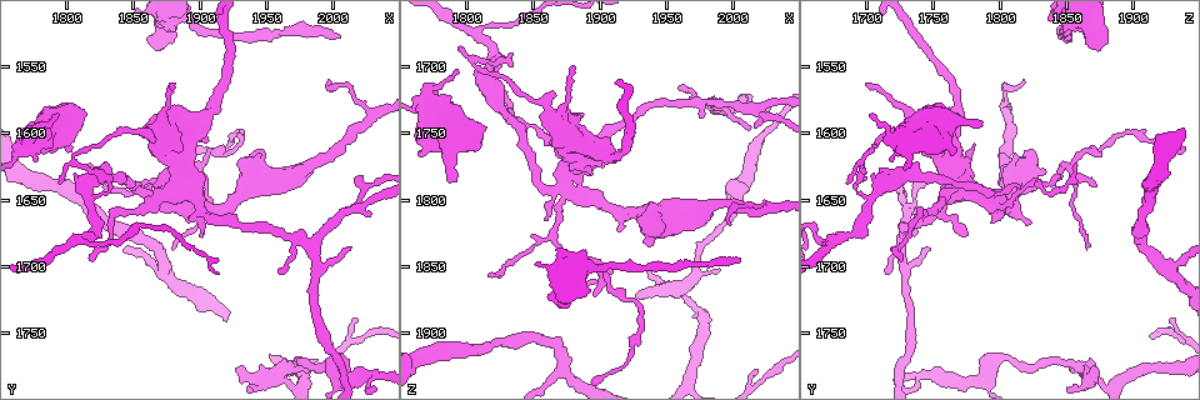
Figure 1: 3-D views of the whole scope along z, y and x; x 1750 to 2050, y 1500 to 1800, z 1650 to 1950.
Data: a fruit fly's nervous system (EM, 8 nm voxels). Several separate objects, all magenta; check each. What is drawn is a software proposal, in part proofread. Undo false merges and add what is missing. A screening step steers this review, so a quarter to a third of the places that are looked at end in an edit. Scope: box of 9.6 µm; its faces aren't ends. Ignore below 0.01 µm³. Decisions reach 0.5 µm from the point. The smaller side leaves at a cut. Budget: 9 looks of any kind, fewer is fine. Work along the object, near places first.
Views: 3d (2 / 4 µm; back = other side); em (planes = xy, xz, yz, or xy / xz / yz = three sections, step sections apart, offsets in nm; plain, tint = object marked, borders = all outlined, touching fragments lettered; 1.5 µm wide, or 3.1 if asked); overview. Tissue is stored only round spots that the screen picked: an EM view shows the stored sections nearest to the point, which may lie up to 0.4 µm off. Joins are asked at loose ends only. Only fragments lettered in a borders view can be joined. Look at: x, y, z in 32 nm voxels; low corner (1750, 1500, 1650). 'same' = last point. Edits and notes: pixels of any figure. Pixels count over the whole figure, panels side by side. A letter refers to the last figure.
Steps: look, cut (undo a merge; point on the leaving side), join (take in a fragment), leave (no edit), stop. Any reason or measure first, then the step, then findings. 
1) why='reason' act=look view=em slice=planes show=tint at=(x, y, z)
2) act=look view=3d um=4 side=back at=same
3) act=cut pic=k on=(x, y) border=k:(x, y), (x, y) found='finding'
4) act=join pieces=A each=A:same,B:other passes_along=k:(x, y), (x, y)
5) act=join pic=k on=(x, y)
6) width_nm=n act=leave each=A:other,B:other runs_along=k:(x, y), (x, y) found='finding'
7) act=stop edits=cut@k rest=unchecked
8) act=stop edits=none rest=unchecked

why='end of a long branch' act=look view=3d um=2 at=(2002, 1528, 1844)

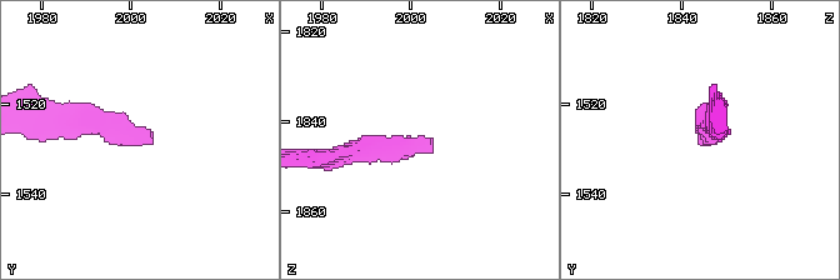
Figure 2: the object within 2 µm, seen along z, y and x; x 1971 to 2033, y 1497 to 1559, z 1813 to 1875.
act=look view=em slice=planes show=borders at=(2005, 1527, 1846)

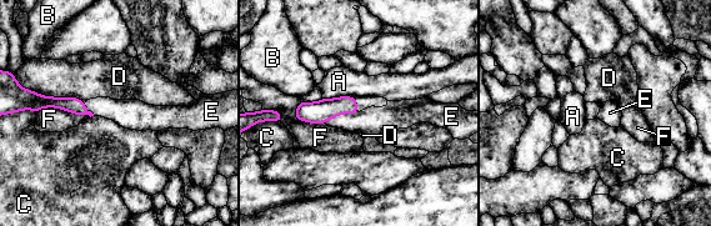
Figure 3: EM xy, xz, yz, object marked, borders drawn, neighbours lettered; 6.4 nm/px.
act=join pieces=E each=A:other,B:other,C:other,D:other,E:same,F:other passes_along=3:(315, 112), (341, 112), (371, 121) found='it goes on there'

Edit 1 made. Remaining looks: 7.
why='redraw' act=look view=overview

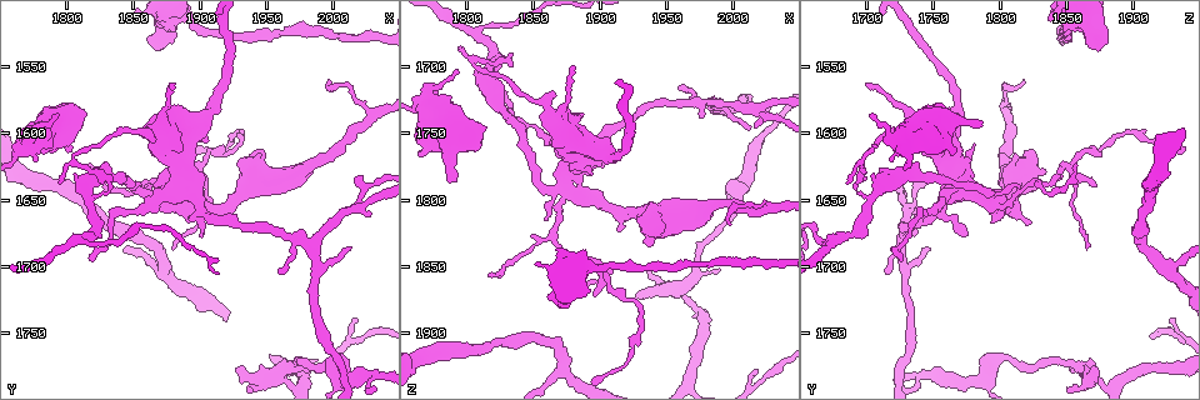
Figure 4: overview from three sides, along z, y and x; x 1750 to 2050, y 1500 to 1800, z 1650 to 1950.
why='free end' act=look view=em slice=planes show=borders at=(2014, 1686, 1746)

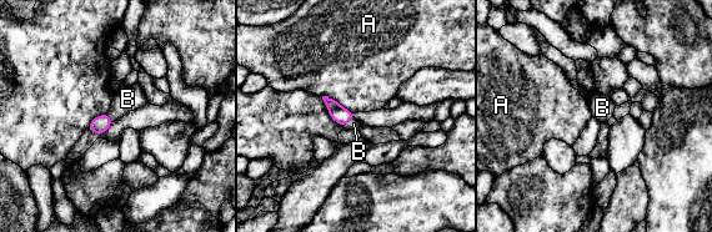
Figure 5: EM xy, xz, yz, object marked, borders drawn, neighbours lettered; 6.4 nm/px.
act=join pieces=B each=A:other,B:same found='the neuron continues'

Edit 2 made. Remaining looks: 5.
why='see it whole again' act=look view=overview

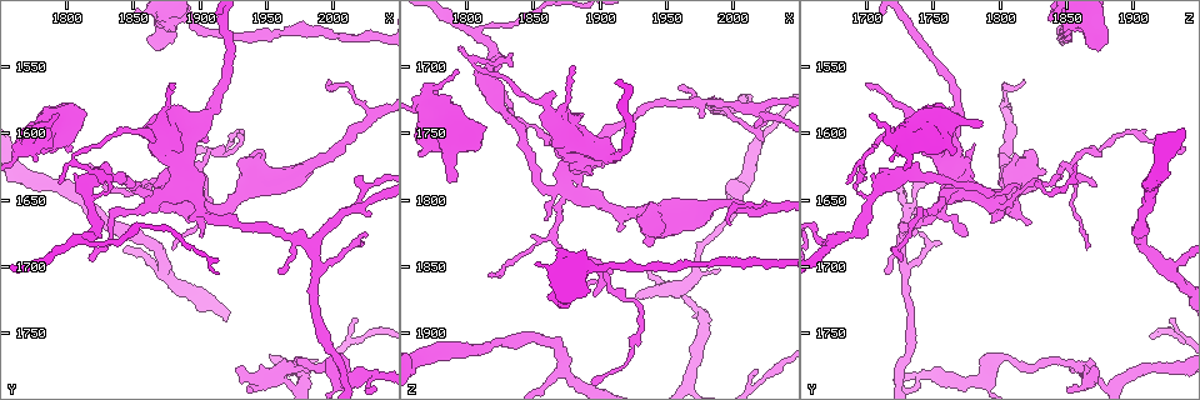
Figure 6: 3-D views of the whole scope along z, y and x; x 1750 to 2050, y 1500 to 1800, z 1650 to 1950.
why='thick turns thin' act=look view=3d um=4 at=(2020, 1782, 1752)

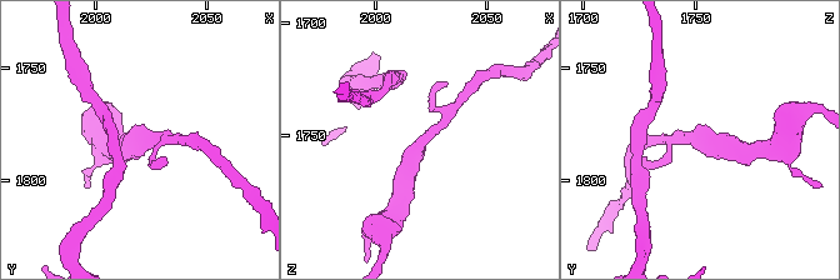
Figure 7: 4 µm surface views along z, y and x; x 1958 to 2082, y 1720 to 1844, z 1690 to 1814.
act=look view=em slice=yz step=4 show=tint at=(2022, 1781, 1752)

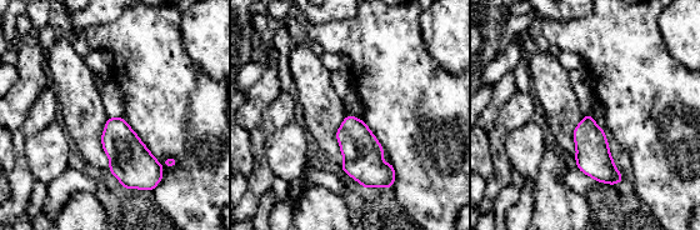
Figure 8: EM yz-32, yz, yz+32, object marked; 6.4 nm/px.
why='cut it another way' act=look view=em slice=xz step=8 show=borders at=same

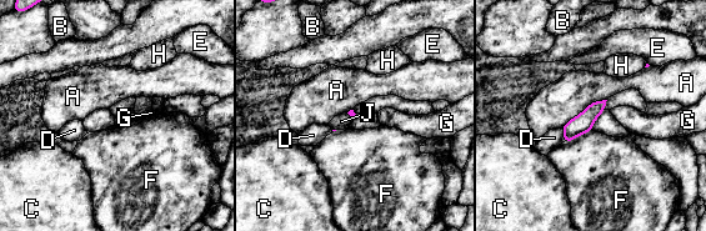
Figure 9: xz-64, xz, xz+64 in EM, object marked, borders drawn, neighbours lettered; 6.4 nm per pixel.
width_nm=120 act=leave each=A:other,B:other,C:other,D:other,E:other,F:other,G:other,H:other,J:other found='one neuron here'

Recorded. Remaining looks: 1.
act=stop edits=join@3,join@5 rest=unchecked

